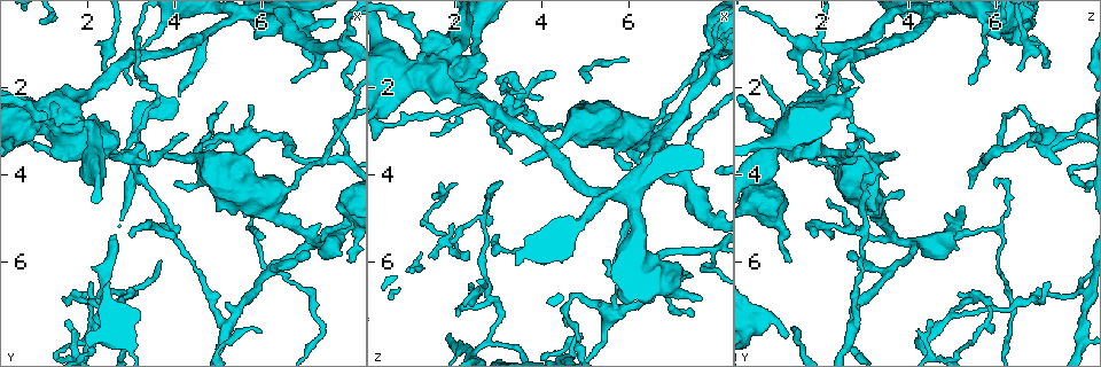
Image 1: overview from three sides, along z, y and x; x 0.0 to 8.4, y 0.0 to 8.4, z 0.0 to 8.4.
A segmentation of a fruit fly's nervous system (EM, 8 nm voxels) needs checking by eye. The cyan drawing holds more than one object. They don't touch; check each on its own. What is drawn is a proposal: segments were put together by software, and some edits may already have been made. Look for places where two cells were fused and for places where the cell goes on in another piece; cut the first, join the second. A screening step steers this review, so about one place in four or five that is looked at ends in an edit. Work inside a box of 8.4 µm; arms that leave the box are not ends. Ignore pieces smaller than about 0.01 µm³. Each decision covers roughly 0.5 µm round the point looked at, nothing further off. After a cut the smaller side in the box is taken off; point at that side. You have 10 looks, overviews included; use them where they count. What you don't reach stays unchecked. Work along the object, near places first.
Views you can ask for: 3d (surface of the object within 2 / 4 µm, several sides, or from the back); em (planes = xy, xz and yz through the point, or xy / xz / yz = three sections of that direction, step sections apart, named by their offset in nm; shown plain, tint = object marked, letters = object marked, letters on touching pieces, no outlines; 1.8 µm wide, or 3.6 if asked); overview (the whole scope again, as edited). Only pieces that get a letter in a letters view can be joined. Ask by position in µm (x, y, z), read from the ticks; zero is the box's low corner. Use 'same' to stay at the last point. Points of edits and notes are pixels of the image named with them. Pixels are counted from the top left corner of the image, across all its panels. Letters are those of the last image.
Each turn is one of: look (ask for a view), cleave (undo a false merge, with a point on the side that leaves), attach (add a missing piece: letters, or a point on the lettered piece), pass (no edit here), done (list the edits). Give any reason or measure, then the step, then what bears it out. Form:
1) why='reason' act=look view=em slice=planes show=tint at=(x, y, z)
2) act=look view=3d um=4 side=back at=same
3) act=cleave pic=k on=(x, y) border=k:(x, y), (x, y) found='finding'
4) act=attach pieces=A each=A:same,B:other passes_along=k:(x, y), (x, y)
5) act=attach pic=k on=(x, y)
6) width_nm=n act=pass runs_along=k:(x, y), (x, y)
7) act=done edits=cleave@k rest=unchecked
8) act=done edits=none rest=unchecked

why='thick end' act=look view=em slice=planes show=letters at=(2.40, 7.70, 1.20)

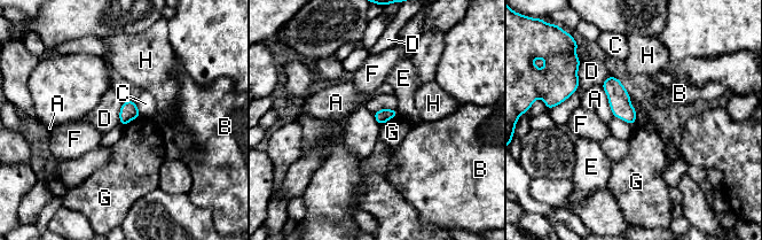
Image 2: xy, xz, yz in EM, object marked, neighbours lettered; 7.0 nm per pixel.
longest_contact=D:340nm act=pass each=A:other,B:other,C:other,D:other,E:other,F:other,G:other,H:other border=2:(580, 63), (578, 87), (556, 106) found='none of them fits'

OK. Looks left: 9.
act=look view=em slice=xy step=4 show=letters at=(4.30, 3.05, 1.70)

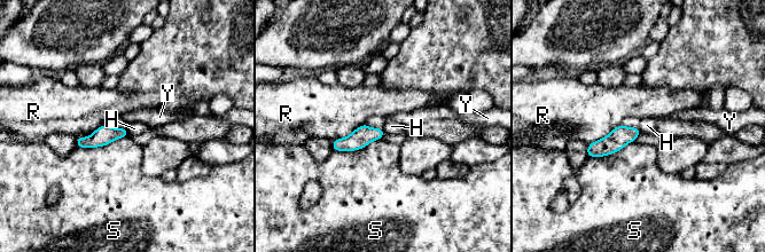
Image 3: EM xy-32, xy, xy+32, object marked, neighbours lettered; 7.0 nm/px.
act=look view=em slice=planes show=letters at=same

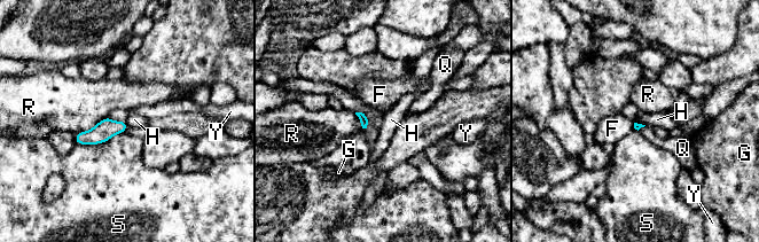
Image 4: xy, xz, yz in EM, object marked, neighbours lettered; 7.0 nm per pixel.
act=pass each=F:other,G:other,H:other,Q:other,R:other,S:other,Y:other border=4:(124, 122), (128, 126) found='no lettered piece goes on from it'

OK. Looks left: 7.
why='sharp bend' act=look view=em um=3.6 slice=planes show=letters at=(1.95, 3.15, 1.55)

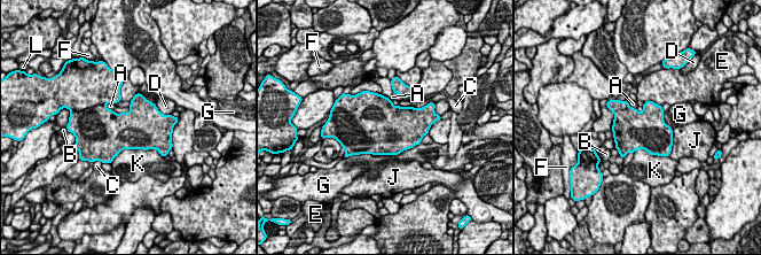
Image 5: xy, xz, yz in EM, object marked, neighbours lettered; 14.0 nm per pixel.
act=pass each=A:other,B:other,C:other,D:other,E:other,F:other,G:other,J:other,K:other,L:other border=5:(103, 105), (112, 110) found='continuous, no second cell'

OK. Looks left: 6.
why='sharp bend' act=look view=em um=3.6 slice=planes show=letters at=(4.55, 3.40, 7.10)

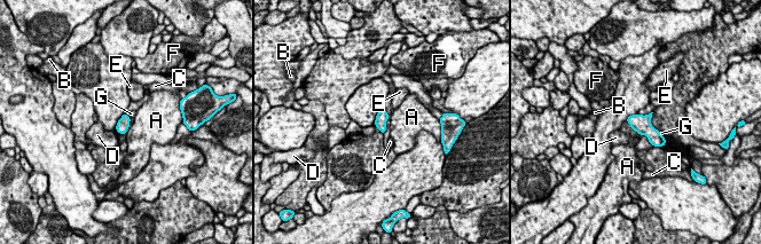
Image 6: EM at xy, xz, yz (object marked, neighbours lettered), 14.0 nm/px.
width_nm=170 act=pass each=A:other,B:other,C:other,D:other,E:other,F:other,G:other border=6:(386, 128), (383, 134) found='all the same cell'

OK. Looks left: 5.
why='branch stops here' act=look view=3d um=4 side=back at=(7.45, 1.50, 7.20)

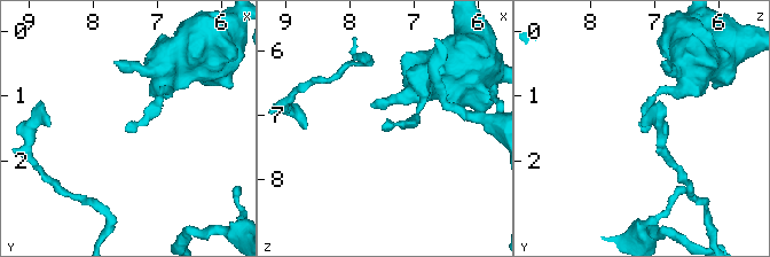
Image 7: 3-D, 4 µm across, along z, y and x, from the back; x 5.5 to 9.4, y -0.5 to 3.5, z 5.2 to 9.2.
why='shape alone is not enough' act=look view=em slice=planes show=letters at=(7.45, 1.50, 7.20)

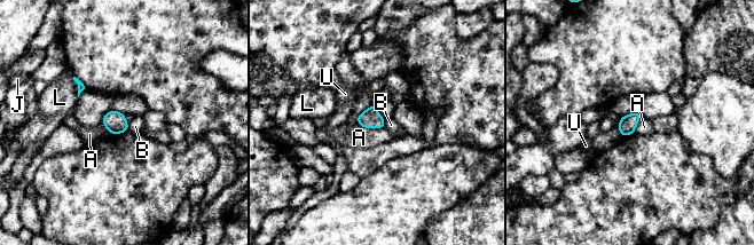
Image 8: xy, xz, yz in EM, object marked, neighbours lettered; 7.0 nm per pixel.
width_nm=130 act=pass each=A:other,B:other,J:other,L:other,U:other border=8:(356, 121), (364, 127), (384, 128) found='none of them fits'

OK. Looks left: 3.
act=done edits=none rest=unchecked

